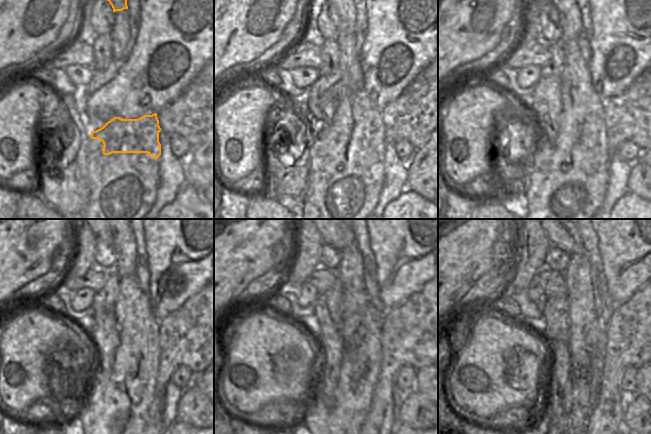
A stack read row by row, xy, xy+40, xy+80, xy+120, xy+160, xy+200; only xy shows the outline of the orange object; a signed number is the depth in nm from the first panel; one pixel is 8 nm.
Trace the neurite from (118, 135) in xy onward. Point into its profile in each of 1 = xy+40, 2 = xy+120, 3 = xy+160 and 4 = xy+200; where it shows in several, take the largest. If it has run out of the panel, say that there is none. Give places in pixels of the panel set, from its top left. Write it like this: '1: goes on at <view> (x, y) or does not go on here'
1: goes on at xy+40 (357, 127)
2: goes on at xy+120 (137, 354)
3: goes on at xy+160 (361, 331)
4: goes on at xy+200 (587, 343)

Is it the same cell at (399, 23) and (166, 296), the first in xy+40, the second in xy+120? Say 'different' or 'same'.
same

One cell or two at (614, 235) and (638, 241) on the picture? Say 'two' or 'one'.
one

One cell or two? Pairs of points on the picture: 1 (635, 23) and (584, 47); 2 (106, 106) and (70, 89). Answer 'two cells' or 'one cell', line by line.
1: two cells
2: two cells

